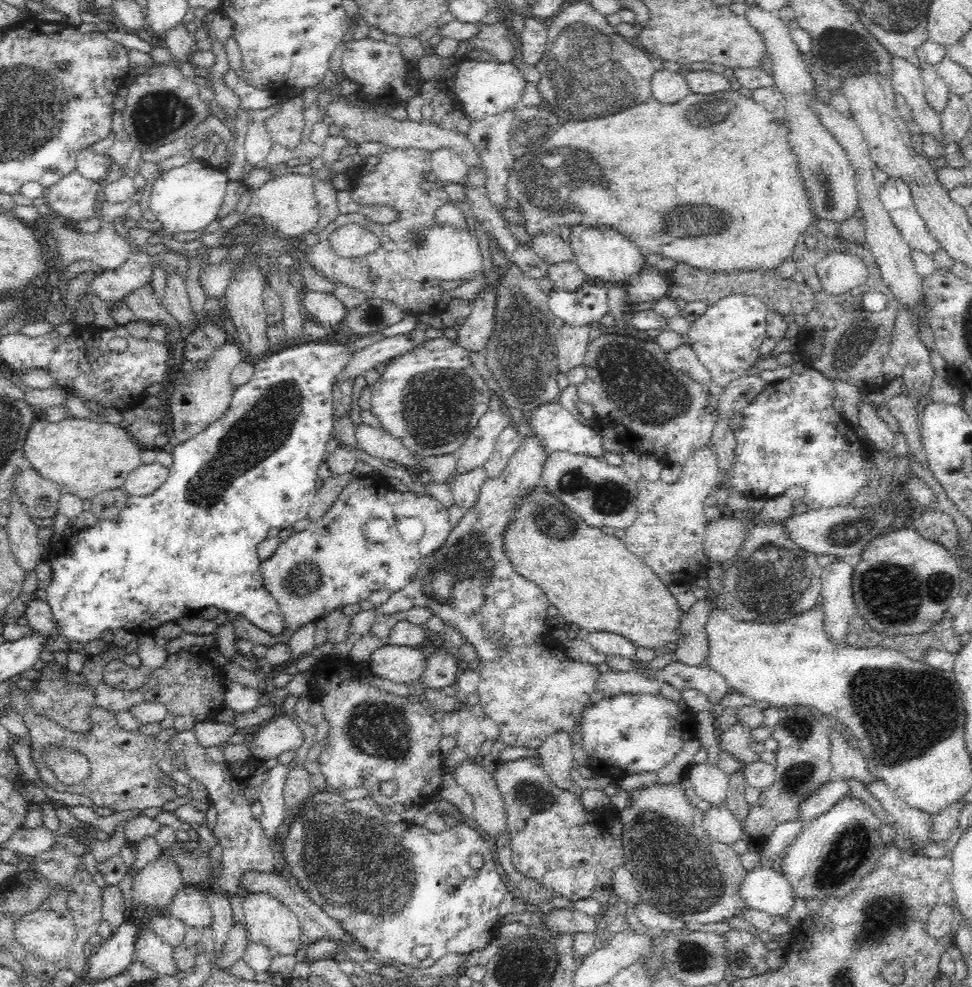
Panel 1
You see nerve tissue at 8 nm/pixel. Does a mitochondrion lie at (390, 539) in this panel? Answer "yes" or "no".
no

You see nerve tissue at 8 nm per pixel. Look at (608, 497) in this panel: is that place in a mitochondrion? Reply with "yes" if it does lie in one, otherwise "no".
yes

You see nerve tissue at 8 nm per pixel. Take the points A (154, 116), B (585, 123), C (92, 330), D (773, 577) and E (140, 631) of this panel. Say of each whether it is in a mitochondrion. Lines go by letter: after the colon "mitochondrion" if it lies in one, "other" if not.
A: mitochondrion
B: mitochondrion
C: other
D: mitochondrion
E: other

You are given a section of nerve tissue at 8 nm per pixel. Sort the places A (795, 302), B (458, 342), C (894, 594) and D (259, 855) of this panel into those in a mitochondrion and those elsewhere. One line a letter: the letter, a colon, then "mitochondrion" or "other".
A: other
B: other
C: mitochondrion
D: other

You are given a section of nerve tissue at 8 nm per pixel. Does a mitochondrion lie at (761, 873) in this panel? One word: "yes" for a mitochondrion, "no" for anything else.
no

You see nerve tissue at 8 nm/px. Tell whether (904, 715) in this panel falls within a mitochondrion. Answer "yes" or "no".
yes

